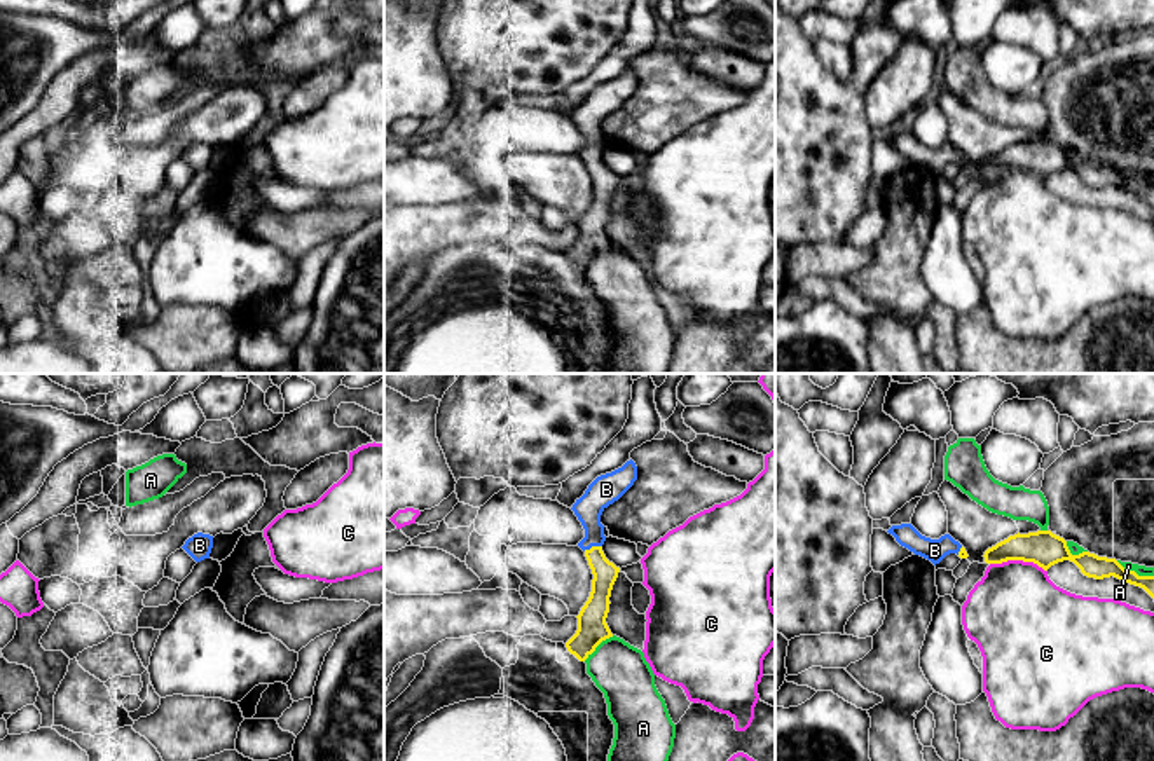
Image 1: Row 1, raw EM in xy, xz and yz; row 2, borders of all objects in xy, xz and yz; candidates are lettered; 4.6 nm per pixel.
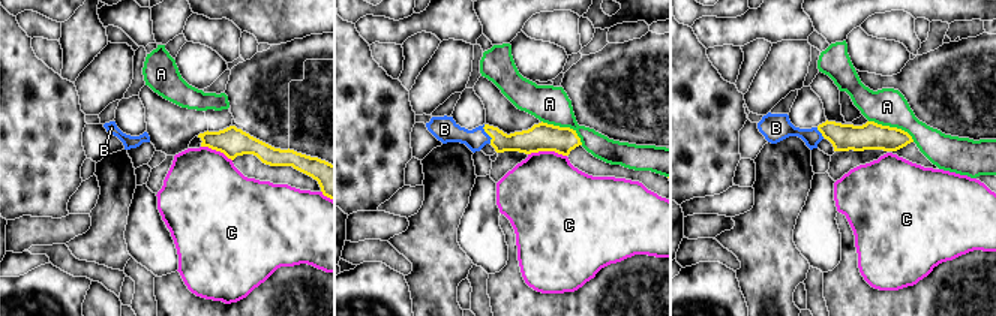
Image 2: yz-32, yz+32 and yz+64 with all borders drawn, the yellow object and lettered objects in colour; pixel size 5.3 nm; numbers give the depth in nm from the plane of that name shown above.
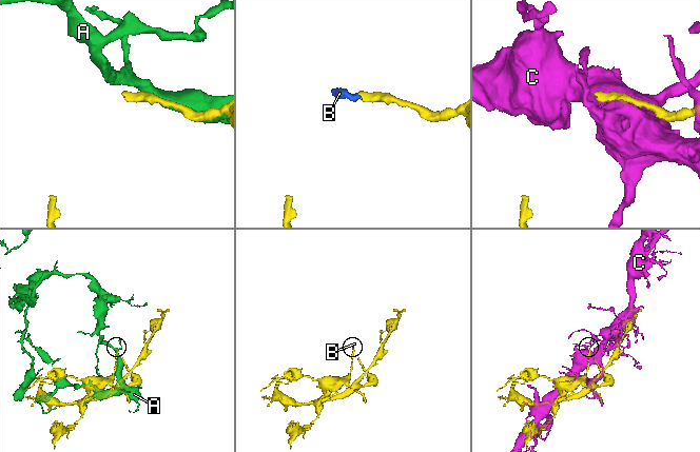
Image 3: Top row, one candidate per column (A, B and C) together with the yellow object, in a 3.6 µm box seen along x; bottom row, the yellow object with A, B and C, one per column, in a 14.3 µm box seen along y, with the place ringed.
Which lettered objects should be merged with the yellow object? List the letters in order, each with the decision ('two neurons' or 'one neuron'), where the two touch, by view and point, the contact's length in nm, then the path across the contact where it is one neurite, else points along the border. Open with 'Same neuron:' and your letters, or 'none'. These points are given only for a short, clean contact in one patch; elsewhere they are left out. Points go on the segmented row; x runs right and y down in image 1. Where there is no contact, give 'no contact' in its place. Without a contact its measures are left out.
Same neuron: B
A: two neurons | yz (1133, 571) | 190 nm
B: one neuron | xz (592, 547) | 90 nm | across xz (604, 573), (592, 547), (592, 503), (599, 494)
C: two neurons | yz (1018, 559) | 260 nm

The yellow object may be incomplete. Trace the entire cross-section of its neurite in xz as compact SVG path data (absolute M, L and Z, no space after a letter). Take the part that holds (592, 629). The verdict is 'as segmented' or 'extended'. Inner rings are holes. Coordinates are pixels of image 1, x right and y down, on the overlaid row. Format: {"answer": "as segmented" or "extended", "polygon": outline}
{"answer": "extended", "polygon": "M630 459L622 468L597 476L571 508L585 529L585 538L578 546L585 552L594 574L590 597L576 616L578 630L566 642L567 651L580 662L585 662L602 641L613 637L606 618L620 567L609 562L602 552L606 536L601 515L609 504L618 501L635 480L637 466Z"}

